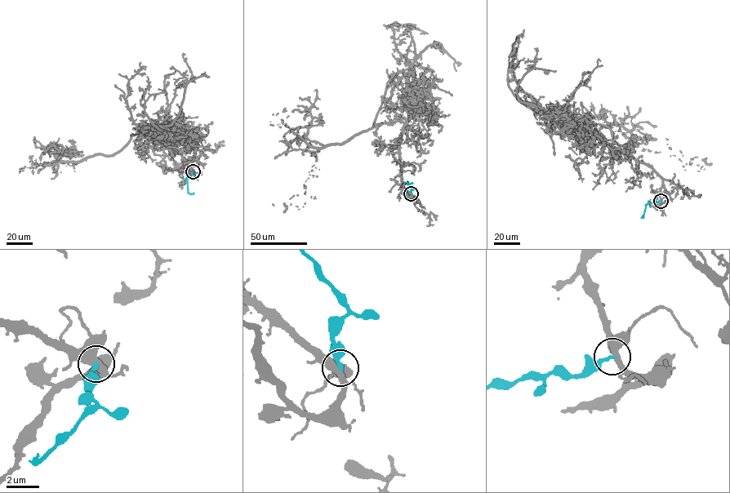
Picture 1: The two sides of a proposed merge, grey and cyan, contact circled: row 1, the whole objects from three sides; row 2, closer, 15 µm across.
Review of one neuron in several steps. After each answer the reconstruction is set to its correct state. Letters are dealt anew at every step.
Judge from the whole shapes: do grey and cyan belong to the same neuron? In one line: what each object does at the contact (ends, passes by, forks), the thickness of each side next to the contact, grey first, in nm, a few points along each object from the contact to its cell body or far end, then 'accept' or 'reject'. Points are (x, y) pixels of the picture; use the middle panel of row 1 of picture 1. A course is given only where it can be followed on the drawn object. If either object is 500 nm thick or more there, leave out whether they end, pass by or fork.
grey forks; cyan ends; calibres 380 and 220 nm; course grey (411, 193), (401, 175), (402, 73), (371, 128), (340, 144), (307, 144), (308, 109), (277, 113); course cyan (411, 193), (411, 188), (407, 183), (412, 183); reject

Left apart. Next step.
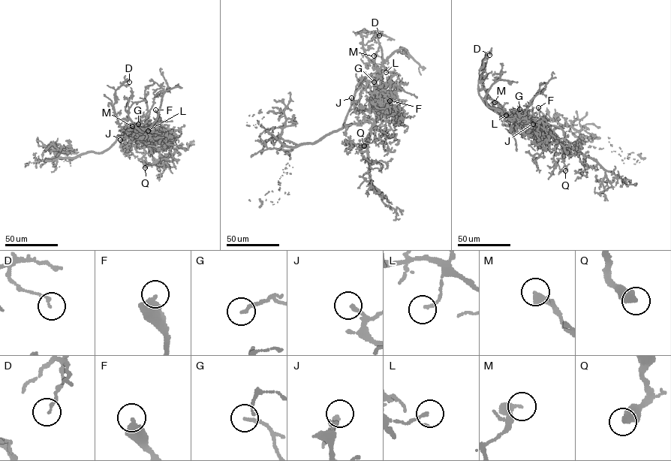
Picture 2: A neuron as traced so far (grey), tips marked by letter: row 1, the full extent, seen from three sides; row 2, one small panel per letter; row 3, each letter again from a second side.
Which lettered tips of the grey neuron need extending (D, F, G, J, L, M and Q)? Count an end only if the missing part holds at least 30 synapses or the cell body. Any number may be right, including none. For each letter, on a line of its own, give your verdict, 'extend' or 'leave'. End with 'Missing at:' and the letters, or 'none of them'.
D: leave
F: leave
G: leave
J: leave
L: leave
M: leave
Q: leave
Missing at: none of them

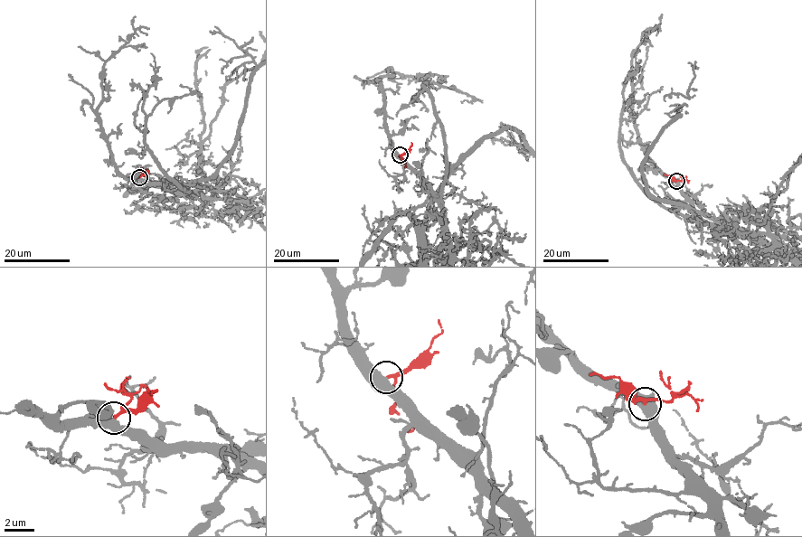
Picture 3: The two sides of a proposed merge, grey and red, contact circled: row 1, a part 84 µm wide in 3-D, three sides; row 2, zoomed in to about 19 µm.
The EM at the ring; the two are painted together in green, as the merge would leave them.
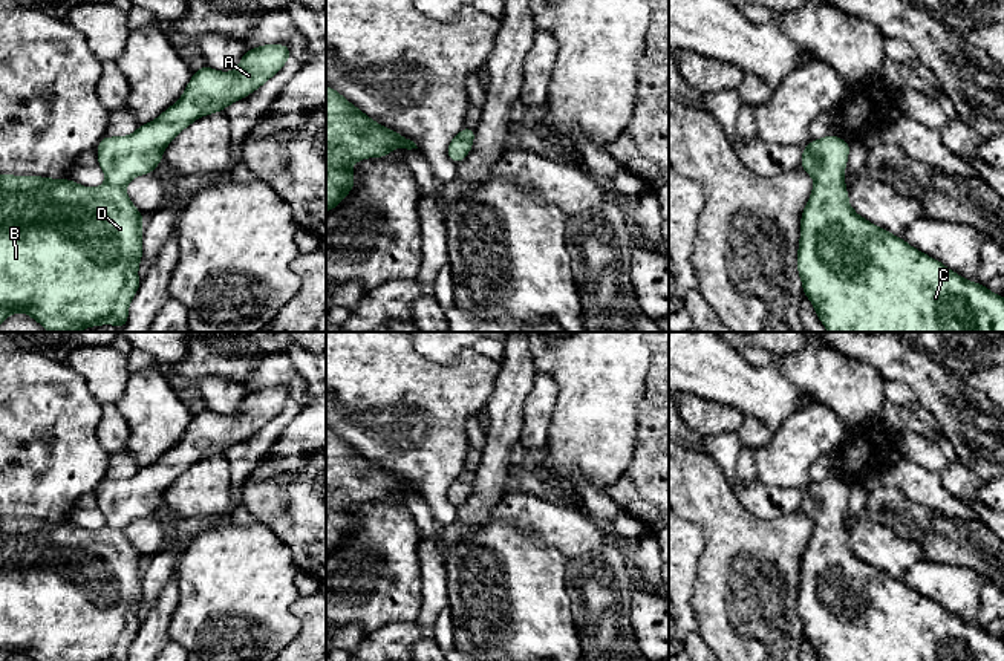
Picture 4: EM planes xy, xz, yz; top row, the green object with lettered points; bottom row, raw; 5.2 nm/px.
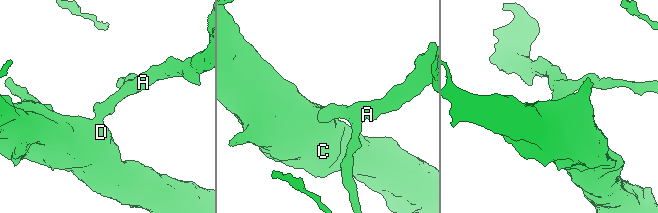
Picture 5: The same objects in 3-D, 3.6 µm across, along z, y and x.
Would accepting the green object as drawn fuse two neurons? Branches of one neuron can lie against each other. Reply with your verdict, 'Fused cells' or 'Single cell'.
Single cell

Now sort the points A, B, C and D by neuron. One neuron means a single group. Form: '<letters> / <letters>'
A B C D

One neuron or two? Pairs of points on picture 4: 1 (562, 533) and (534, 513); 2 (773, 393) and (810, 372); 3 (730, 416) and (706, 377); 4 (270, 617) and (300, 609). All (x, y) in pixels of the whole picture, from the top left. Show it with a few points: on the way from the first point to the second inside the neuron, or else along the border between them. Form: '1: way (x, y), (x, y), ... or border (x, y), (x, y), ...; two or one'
1: way (556, 527), (541, 517); one
2: border (776, 361), (795, 384), (818, 400); two
3: border (689, 392), (707, 401), (726, 403), (744, 416); two
4: border (297, 597), (291, 612), (300, 632), (286, 644); two

